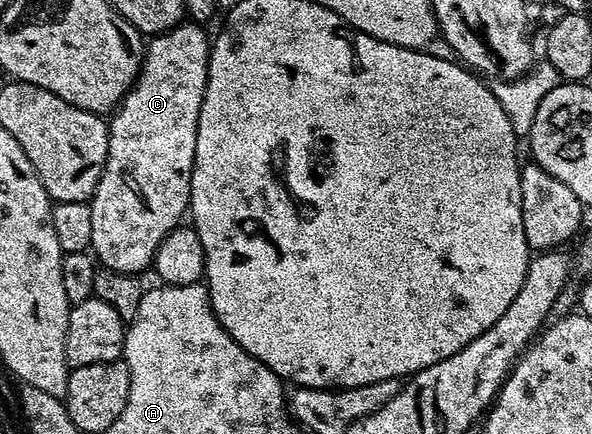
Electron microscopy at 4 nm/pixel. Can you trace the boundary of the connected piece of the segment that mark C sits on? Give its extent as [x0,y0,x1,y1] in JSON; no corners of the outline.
[90,20,210,275]

